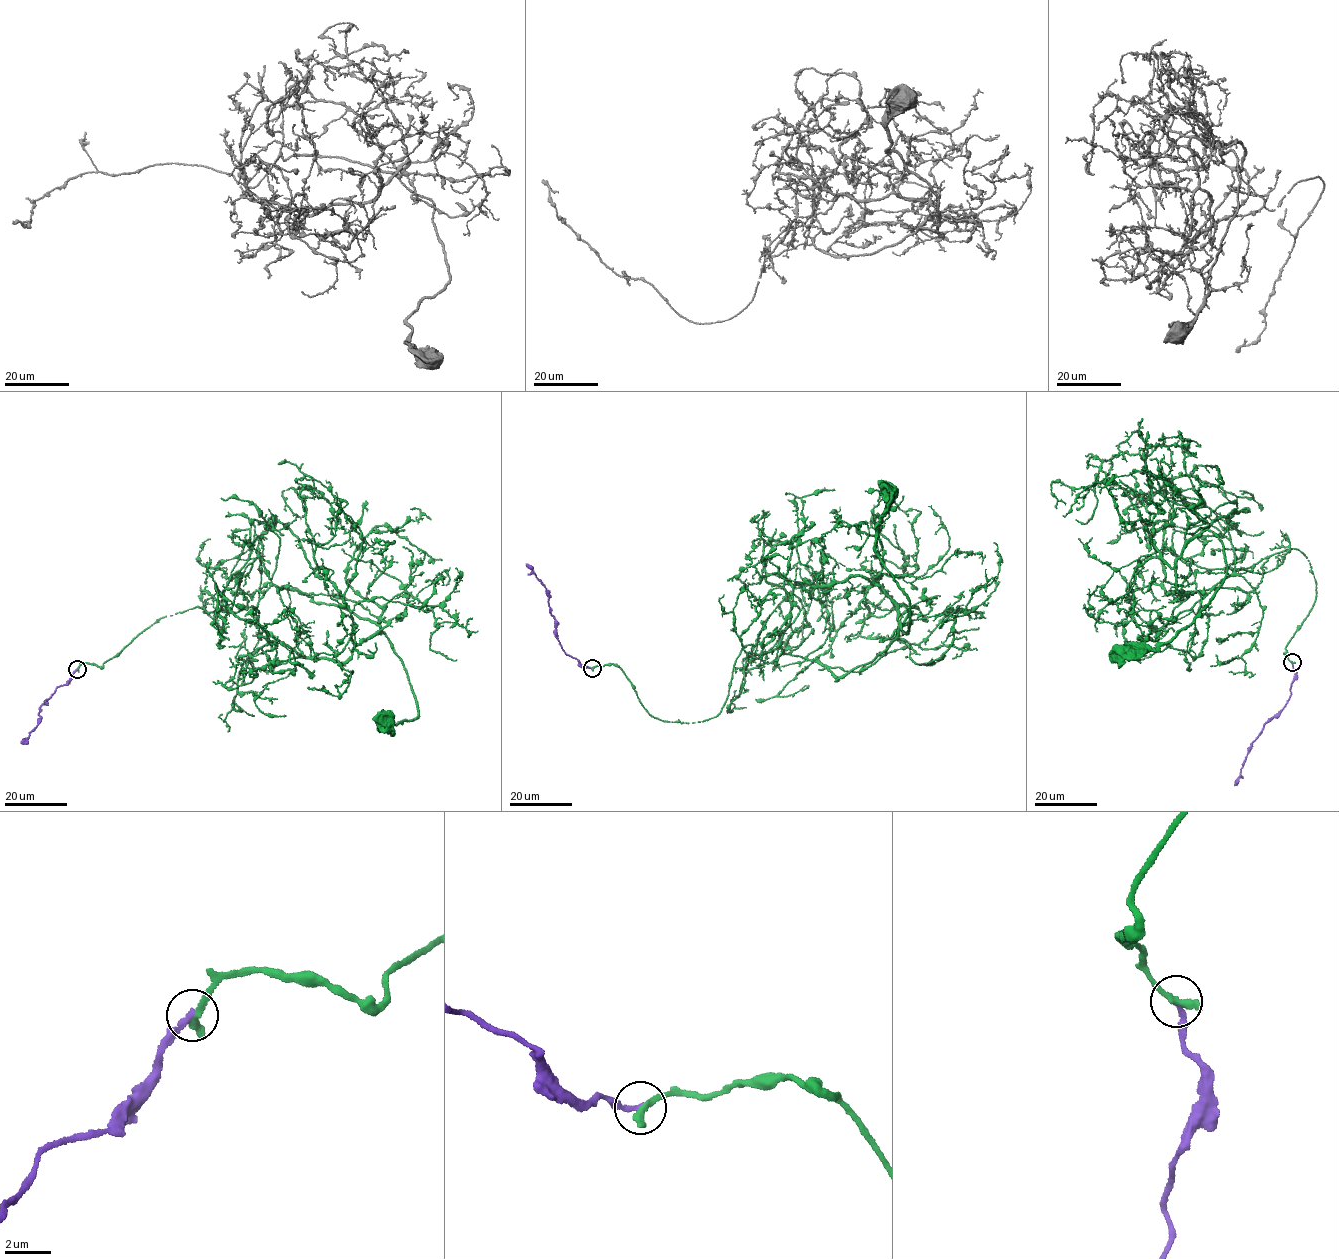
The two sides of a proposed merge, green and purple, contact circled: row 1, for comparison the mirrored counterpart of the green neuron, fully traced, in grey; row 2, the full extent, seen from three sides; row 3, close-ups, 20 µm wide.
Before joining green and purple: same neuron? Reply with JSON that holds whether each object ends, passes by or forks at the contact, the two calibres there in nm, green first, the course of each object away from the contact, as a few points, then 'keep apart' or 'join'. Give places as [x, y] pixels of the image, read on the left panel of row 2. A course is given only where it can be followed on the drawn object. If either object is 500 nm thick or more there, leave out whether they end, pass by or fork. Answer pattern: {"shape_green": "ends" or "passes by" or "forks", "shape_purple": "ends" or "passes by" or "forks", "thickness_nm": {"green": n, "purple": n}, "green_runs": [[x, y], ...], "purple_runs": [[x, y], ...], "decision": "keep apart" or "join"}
{"shape_green": "ends", "shape_purple": "ends", "thickness_nm": {"green": 380, "purple": 220}, "green_runs": [[77, 669], [103, 666], [166, 616], [236, 612], [283, 586], [383, 632], [418, 714], [379, 728], [384, 717]], "purple_runs": [[77, 669], [71, 680], [57, 687], [40, 707], [38, 723], [29, 737], [20, 742]], "decision": "keep apart"}

